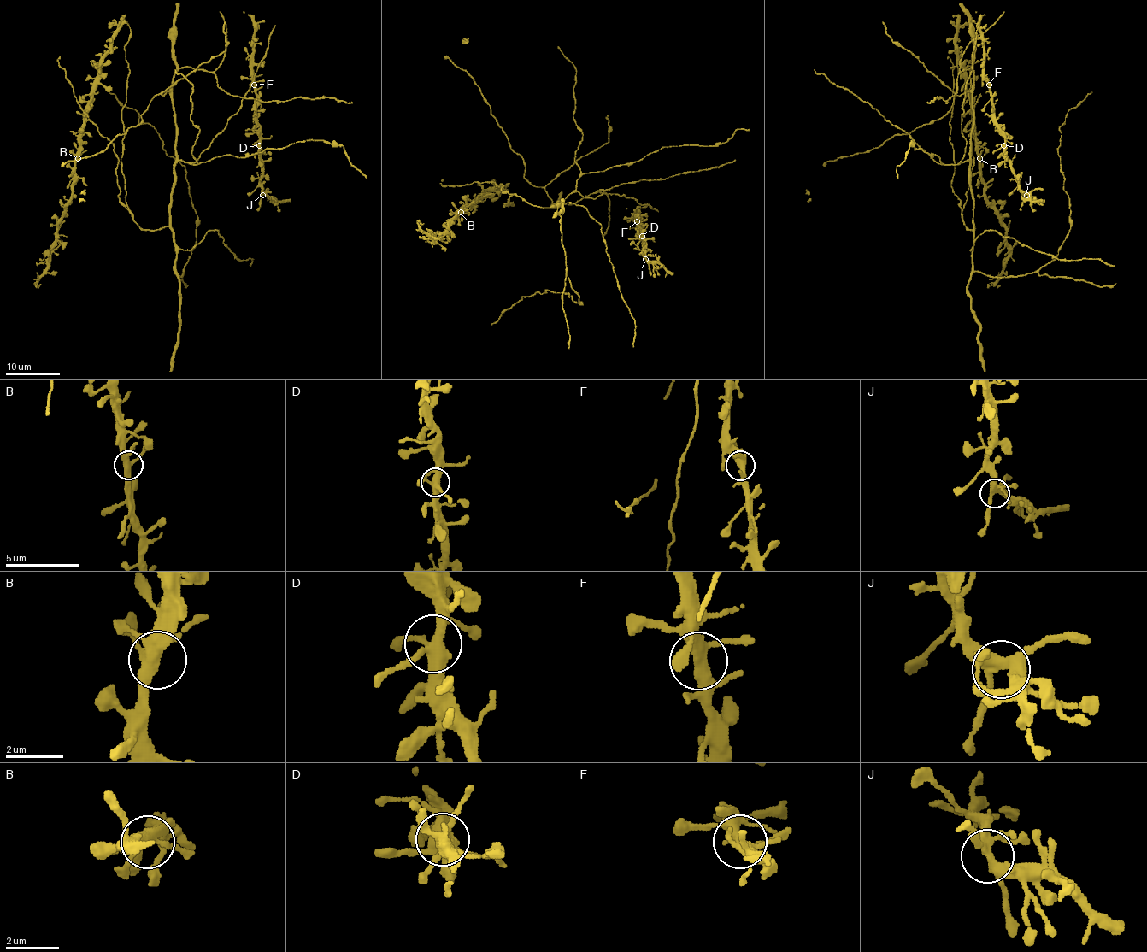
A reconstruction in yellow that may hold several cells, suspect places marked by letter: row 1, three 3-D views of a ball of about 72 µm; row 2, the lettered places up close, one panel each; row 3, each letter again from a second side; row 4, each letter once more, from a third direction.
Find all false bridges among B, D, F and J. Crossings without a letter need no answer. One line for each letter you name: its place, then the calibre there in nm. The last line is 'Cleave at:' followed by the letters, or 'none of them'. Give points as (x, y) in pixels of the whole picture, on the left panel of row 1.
Cleave at: none of them

